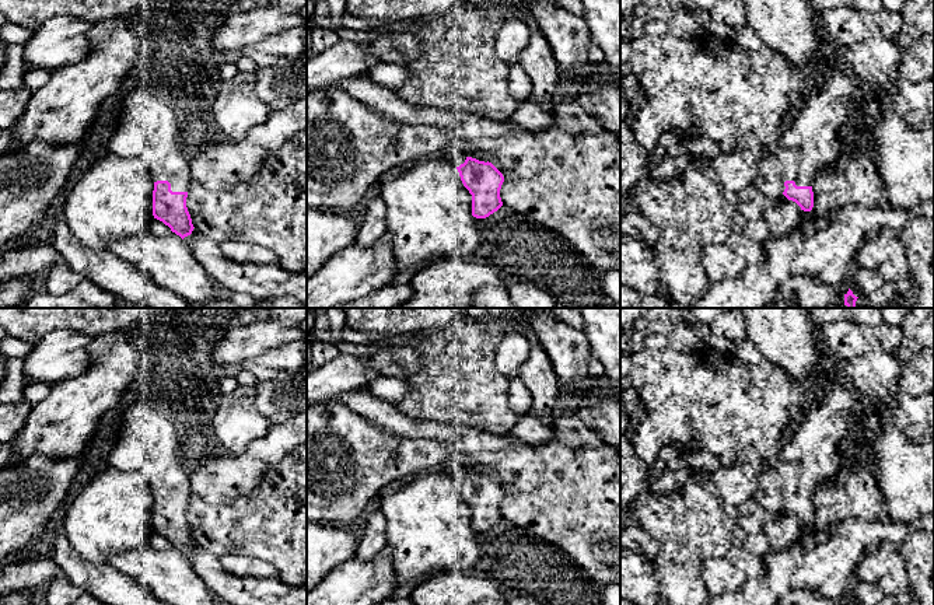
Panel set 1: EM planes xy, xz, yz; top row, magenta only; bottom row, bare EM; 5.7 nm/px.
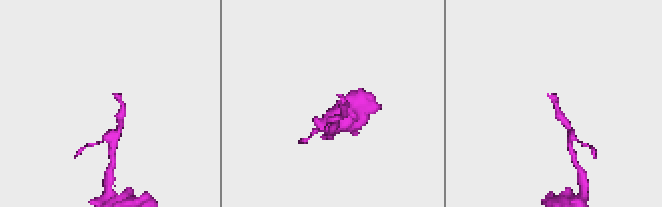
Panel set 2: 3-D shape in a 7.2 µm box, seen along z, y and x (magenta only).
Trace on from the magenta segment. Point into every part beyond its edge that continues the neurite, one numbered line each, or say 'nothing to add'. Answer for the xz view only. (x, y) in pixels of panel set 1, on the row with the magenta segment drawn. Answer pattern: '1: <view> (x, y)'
nothing to add

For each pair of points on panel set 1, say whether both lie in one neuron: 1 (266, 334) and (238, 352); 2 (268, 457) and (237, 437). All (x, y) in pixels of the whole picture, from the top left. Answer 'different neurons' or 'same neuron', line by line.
1: same neuron
2: different neurons

